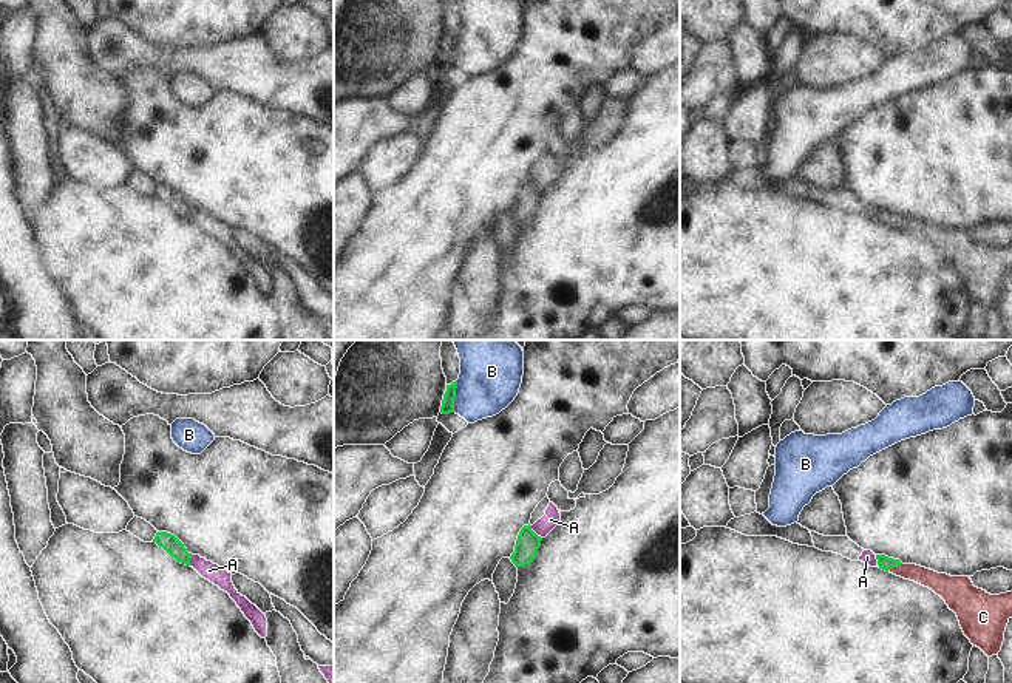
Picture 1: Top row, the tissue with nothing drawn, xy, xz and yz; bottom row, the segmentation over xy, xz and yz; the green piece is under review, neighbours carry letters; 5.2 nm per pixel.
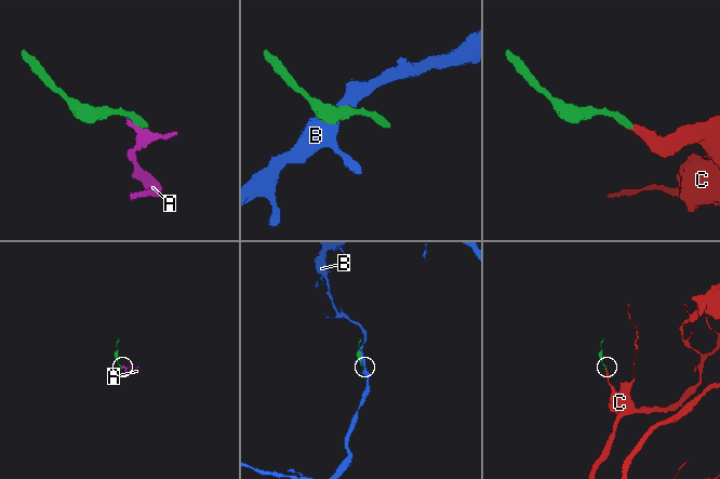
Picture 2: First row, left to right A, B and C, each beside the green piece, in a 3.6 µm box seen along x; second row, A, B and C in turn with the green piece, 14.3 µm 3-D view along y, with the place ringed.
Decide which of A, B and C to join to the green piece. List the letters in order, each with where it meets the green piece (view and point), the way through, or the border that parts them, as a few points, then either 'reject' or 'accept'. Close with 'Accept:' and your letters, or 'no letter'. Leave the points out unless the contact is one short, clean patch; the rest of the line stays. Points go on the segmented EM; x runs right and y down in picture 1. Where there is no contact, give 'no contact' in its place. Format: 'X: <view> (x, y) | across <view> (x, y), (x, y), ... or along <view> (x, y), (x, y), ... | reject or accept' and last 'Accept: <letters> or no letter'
A: xz (533, 532) | along xz (530, 526), (541, 538) | reject
B: xz (455, 396) | reject
C: yz (893, 566) | across yz (884, 563), (893, 566), (938, 583) | accept
Accept: C

